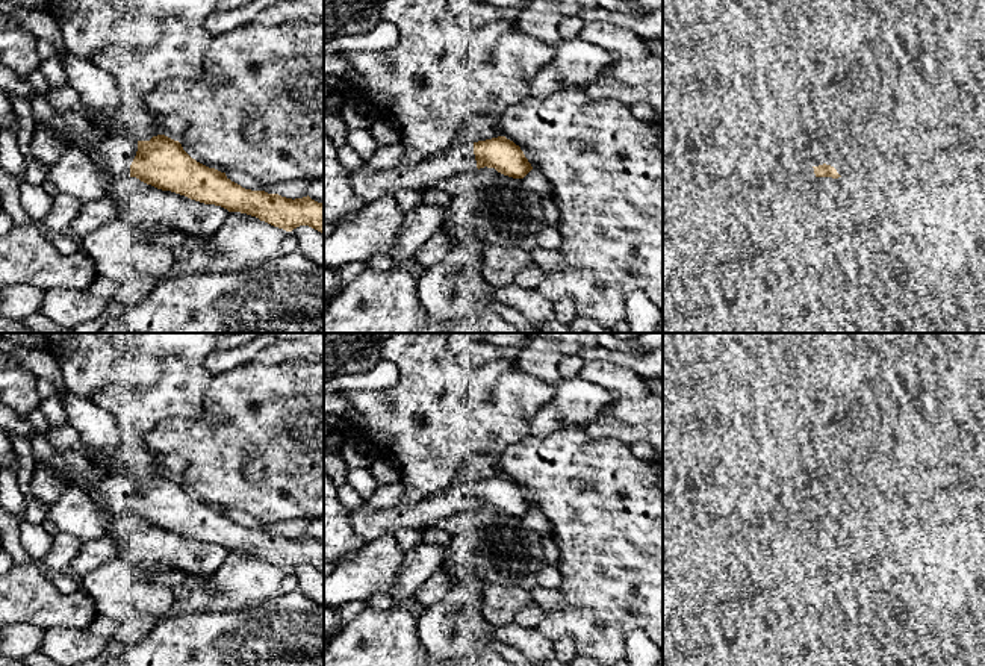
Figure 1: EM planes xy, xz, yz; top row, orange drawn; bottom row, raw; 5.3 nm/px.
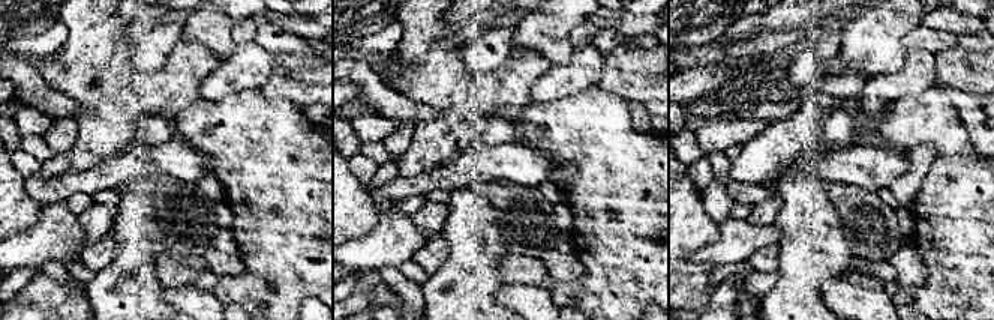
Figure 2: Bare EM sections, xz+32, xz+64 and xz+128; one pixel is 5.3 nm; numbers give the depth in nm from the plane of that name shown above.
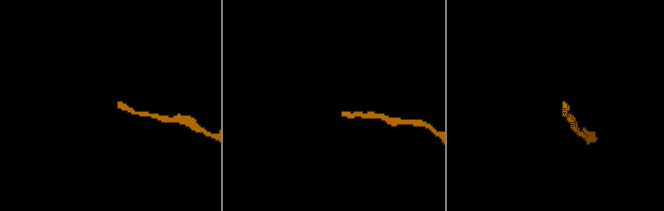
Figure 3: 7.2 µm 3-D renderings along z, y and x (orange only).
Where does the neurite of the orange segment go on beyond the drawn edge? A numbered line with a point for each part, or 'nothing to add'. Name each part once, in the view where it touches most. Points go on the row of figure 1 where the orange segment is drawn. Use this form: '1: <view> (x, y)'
1: xy (115, 153)

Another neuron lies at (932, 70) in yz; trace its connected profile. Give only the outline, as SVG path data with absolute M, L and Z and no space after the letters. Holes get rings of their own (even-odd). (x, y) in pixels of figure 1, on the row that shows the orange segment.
M935 53L934 54L928 54L924 58L924 73L923 74L934 85L940 83L940 80L941 80L941 65L940 65Z

